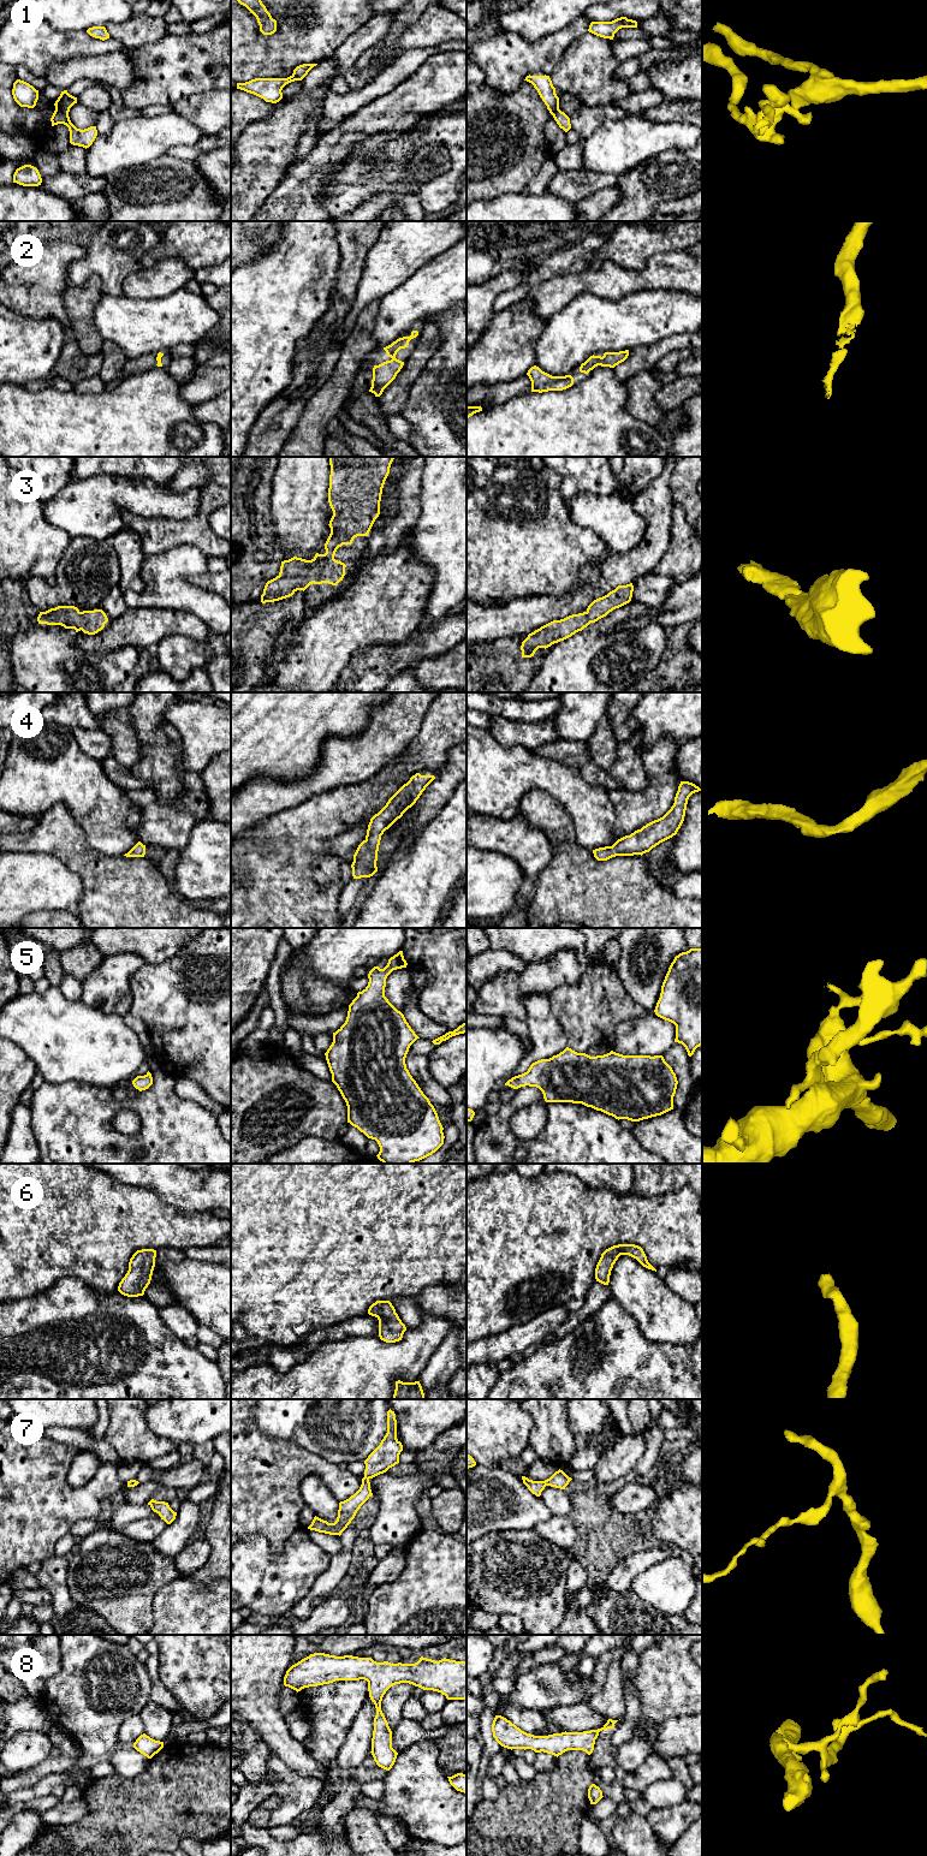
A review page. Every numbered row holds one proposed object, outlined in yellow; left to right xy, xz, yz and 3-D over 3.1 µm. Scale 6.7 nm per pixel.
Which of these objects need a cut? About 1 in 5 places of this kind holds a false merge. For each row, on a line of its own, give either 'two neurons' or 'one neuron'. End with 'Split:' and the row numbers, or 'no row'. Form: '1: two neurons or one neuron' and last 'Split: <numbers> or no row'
1: two neurons
2: one neuron
3: one neuron
4: one neuron
5: one neuron
6: one neuron
7: one neuron
8: one neuron
Split: 1

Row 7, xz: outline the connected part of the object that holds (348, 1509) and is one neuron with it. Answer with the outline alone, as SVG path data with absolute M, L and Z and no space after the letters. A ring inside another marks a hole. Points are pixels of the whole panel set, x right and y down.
M390 1409L387 1411L387 1433L380 1445L364 1461L366 1470L359 1489L349 1499L339 1503L338 1517L334 1523L328 1523L315 1516L308 1529L340 1536L361 1506L373 1495L369 1480L398 1464L402 1451L403 1445L397 1439L396 1414Z

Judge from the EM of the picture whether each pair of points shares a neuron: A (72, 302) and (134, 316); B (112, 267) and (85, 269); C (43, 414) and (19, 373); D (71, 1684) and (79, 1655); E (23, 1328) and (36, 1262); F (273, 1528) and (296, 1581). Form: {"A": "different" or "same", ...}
{"A": "different", "B": "same", "C": "different", "D": "same", "E": "different", "F": "different"}

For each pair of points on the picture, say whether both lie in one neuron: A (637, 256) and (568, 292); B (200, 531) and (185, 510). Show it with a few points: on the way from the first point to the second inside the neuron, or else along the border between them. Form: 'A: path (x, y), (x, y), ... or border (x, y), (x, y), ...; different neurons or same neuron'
A: border (604, 260), (628, 269), (642, 271), (646, 267); different neurons
B: border (202, 492), (194, 516), (161, 517); different neurons

